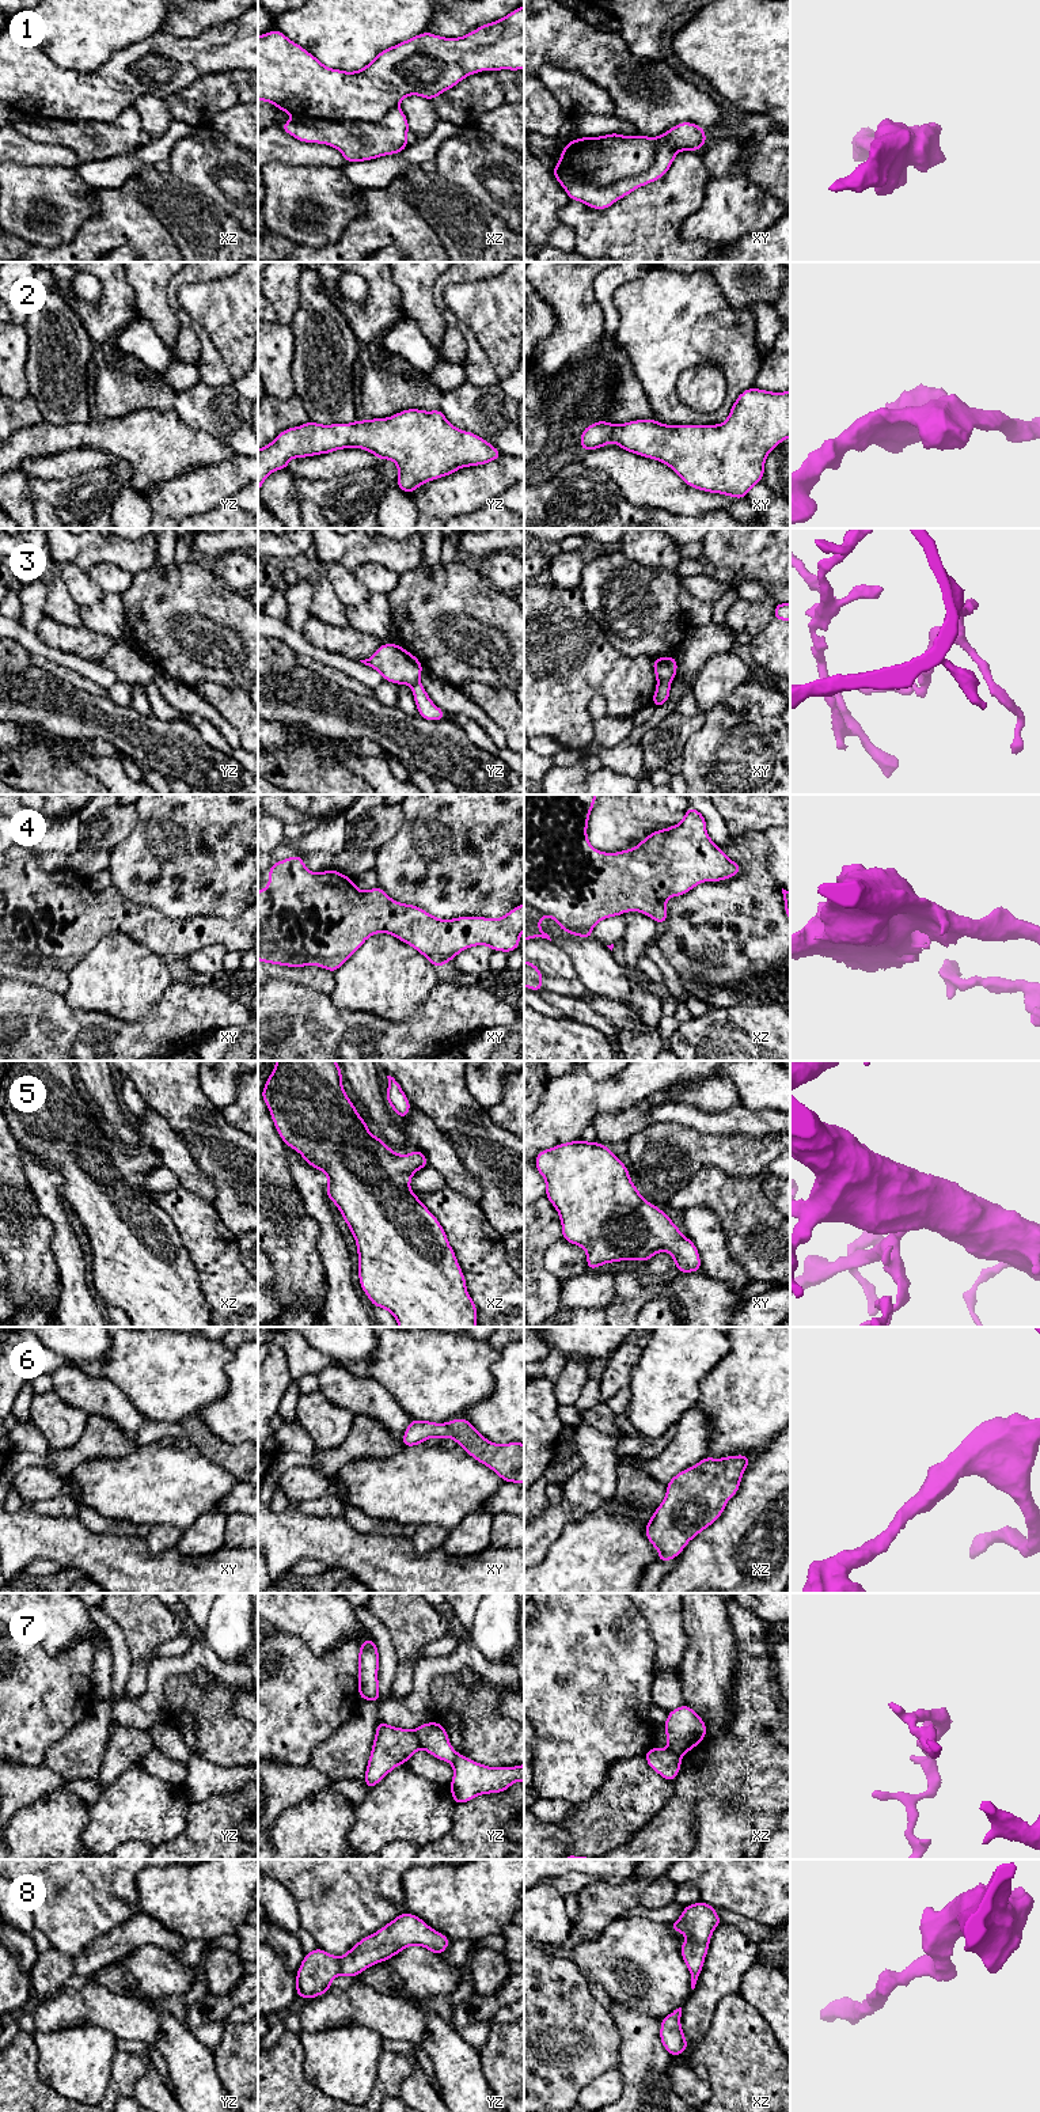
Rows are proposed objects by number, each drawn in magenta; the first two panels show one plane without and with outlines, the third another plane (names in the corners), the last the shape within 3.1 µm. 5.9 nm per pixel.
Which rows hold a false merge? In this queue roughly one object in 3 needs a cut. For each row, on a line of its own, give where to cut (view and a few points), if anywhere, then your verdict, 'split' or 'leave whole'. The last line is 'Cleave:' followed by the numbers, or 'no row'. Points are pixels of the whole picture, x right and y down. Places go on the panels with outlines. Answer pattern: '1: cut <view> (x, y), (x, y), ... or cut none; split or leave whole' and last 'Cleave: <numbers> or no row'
1: cut xy (659, 140), (655, 160), (641, 173), (603, 185), (561, 185); split
2: cut none; leave whole
3: cut none; leave whole
4: cut none; leave whole
5: cut none; leave whole
6: cut none; leave whole
7: cut yz (414, 1731), (421, 1747); split
8: cut none; leave whole
Cleave: 1, 7

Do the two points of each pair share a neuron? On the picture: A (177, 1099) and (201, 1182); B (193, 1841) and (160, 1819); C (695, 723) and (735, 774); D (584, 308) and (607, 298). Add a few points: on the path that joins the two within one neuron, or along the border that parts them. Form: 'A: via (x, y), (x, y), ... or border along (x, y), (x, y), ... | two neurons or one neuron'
A: border along (179, 1137), (197, 1167), (212, 1182), (215, 1190) | two neurons
B: border along (190, 1805), (186, 1827), (175, 1838), (155, 1845) | two neurons
C: border along (705, 713), (705, 721), (687, 740), (682, 755) | two neurons
D: border along (596, 276), (593, 294), (602, 310), (606, 333) | two neurons

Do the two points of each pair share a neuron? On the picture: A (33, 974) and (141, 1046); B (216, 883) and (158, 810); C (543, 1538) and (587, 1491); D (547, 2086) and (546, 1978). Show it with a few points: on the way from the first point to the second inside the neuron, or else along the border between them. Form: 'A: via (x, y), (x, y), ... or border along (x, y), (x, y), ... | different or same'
A: border along (30, 982), (60, 994) | different
B: via (211, 865), (175, 827) | same
C: via (551, 1527), (576, 1502) | same
D: via (546, 2059), (546, 2005) | same

